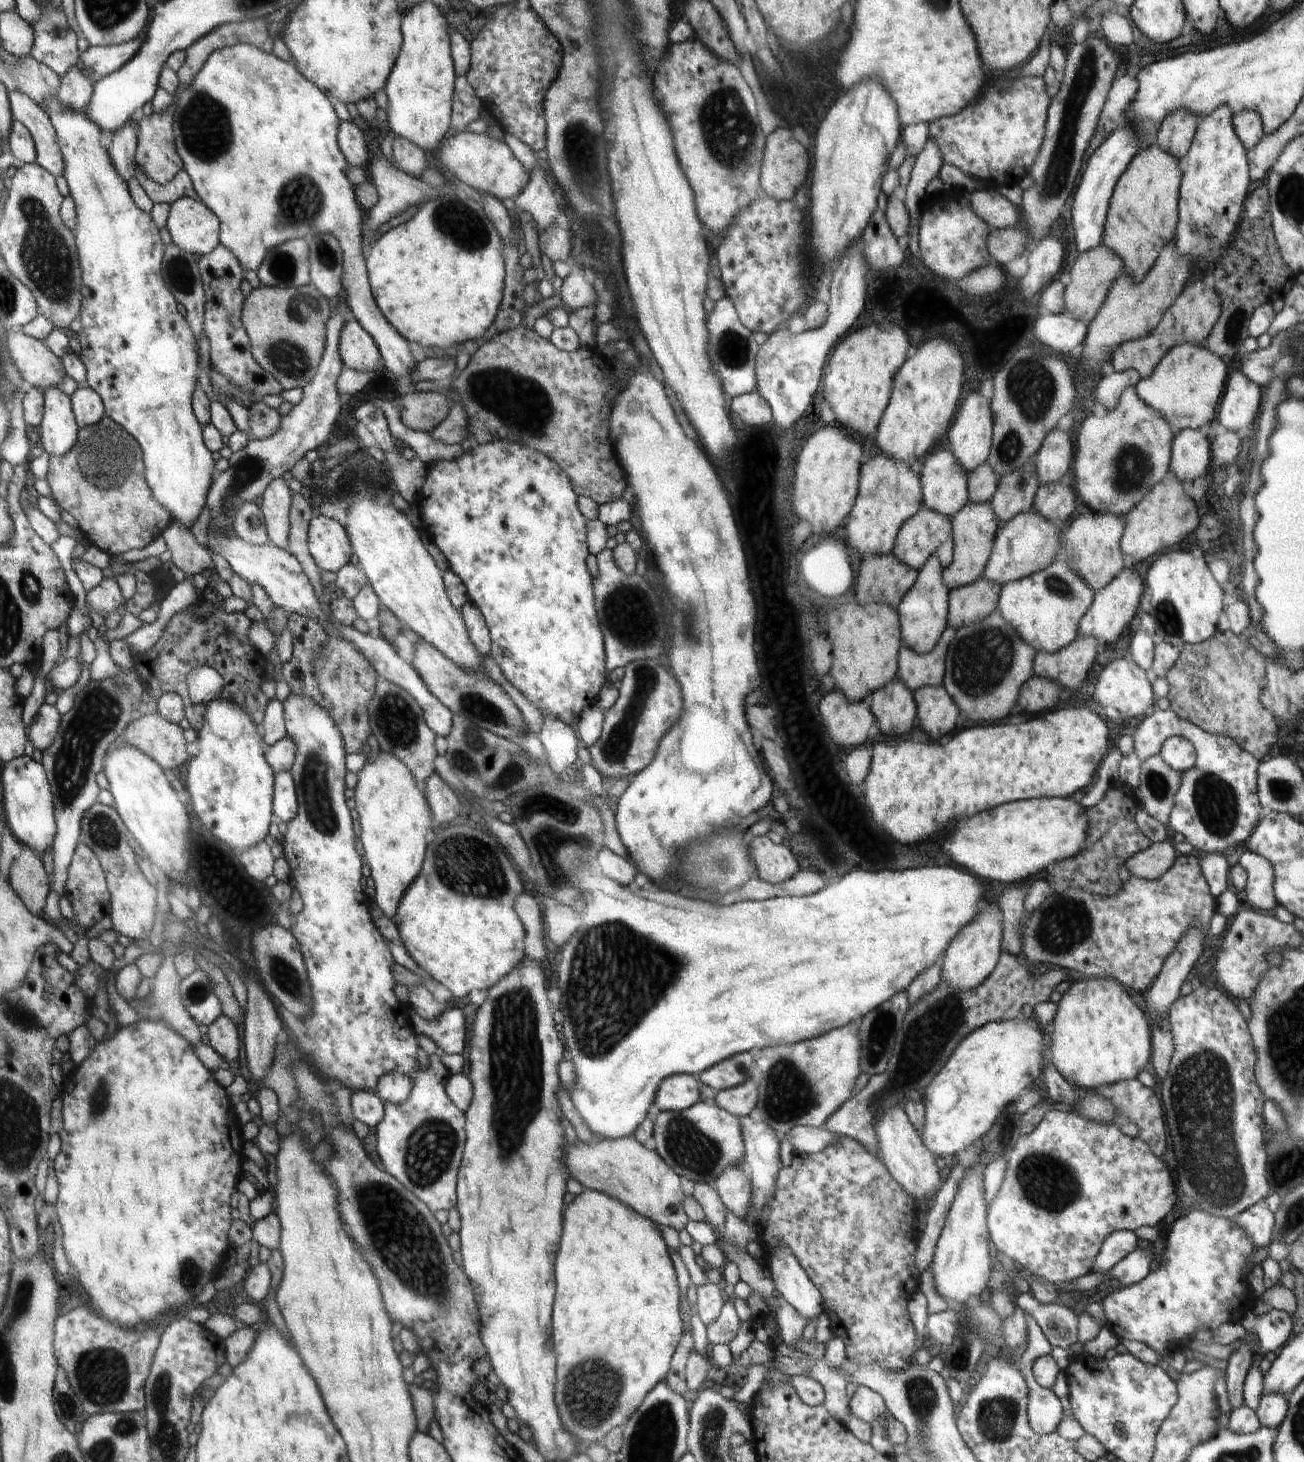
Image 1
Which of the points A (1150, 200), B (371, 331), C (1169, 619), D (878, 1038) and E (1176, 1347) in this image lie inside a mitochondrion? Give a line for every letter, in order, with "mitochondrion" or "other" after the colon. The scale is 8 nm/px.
A: other
B: other
C: mitochondrion
D: mitochondrion
E: other

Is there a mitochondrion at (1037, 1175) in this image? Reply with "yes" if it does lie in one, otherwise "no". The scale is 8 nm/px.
yes

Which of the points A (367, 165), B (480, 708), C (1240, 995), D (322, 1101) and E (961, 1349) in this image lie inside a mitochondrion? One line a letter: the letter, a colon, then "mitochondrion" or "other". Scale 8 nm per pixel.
A: other
B: mitochondrion
C: other
D: mitochondrion
E: mitochondrion

